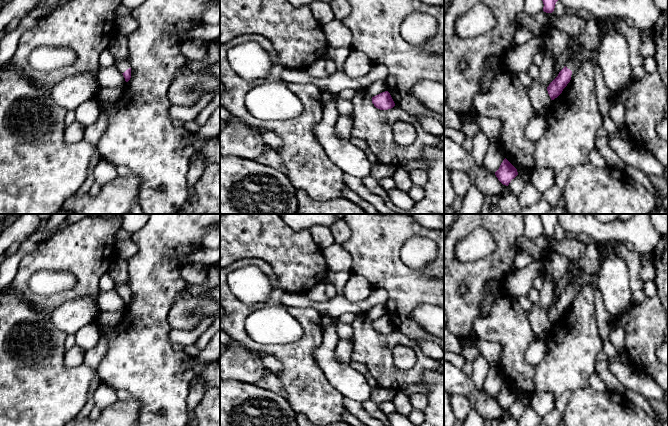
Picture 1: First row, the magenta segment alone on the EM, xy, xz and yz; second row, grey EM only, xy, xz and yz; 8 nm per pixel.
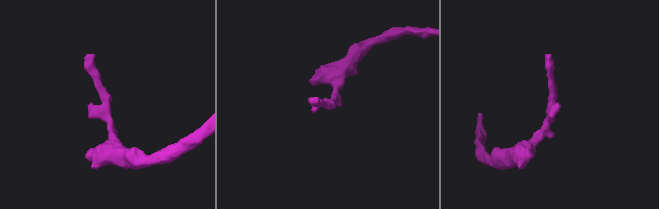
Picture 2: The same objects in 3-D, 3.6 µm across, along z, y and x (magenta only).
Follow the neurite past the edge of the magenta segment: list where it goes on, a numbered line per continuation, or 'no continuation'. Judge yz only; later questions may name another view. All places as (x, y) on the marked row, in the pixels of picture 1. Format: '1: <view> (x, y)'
1: yz (582, 54)

